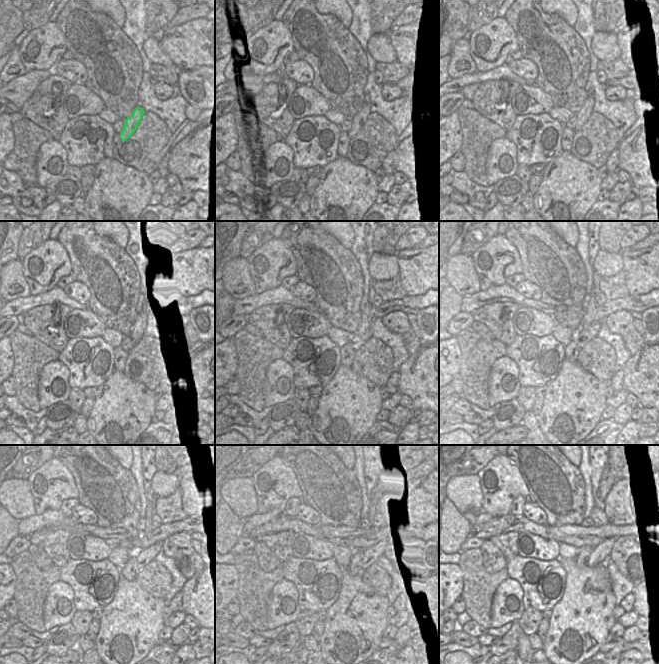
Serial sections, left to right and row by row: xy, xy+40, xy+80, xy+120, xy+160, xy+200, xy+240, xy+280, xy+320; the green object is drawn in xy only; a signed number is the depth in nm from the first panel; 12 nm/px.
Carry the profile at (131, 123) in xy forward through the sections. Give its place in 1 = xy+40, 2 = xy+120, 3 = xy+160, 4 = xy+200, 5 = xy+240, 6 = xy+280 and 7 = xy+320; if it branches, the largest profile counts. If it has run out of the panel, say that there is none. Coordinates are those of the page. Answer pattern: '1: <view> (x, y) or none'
1: xy+40 (360, 117)
2: xy+120 (137, 332)
3: xy+160 (365, 323)
4: xy+200 (588, 319)
5: xy+240 (150, 498)
6: xy+280 (377, 493)
7: xy+320 (608, 478)

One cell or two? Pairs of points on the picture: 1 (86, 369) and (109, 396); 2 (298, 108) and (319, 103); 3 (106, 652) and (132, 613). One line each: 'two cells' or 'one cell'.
1: two cells
2: one cell
3: one cell

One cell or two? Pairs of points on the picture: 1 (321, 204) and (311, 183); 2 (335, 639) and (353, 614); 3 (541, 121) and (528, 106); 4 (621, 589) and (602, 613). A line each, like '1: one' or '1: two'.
1: two
2: one
3: two
4: two

